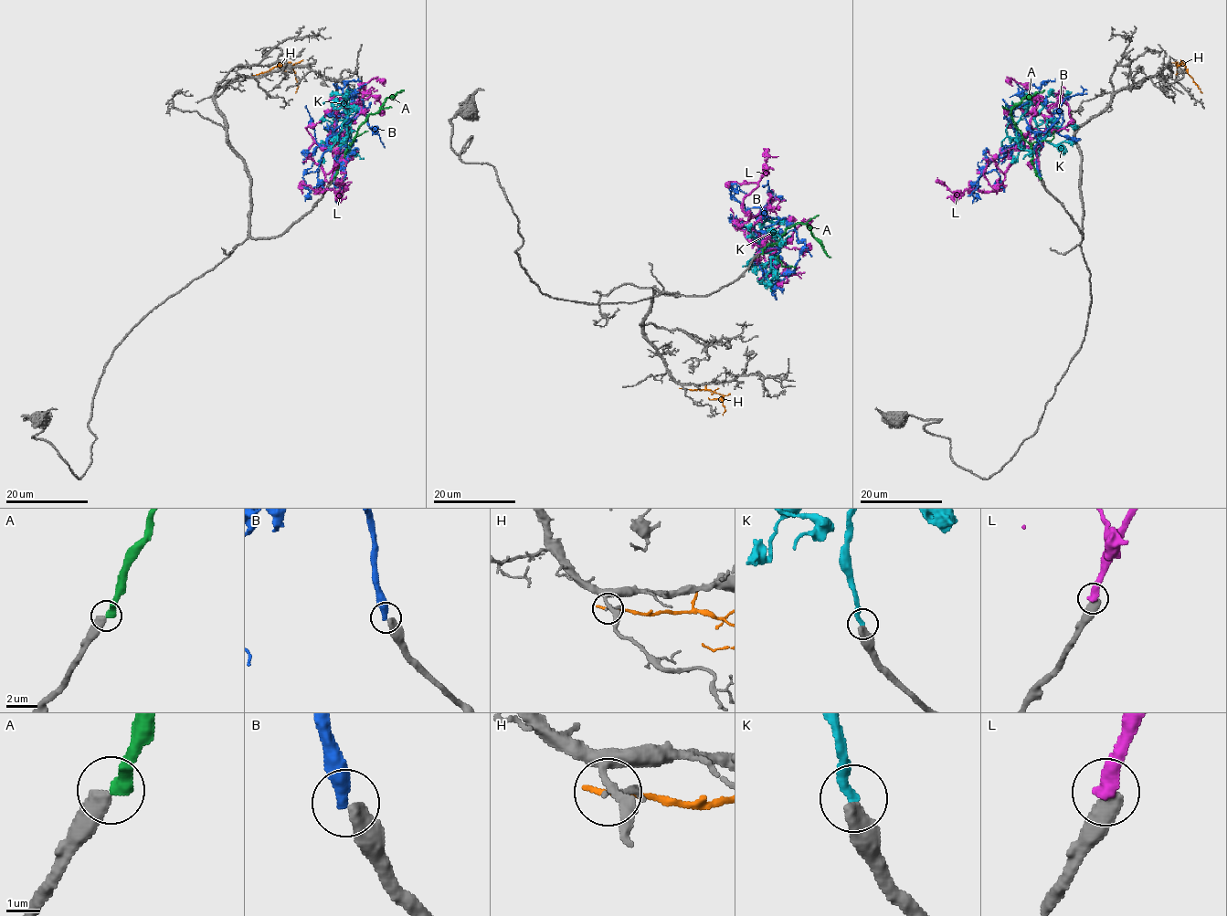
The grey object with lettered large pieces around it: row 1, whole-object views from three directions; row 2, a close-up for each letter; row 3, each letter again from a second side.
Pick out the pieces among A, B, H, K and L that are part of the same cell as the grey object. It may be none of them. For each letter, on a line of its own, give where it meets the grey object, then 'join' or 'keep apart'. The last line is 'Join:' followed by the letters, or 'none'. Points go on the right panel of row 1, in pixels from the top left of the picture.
A: contact (1041, 179); keep apart
B: contact (1040, 179); keep apart
H: contact (1176, 76); keep apart
K: contact (1041, 178); keep apart
L: contact (1041, 179); keep apart
Join: none

